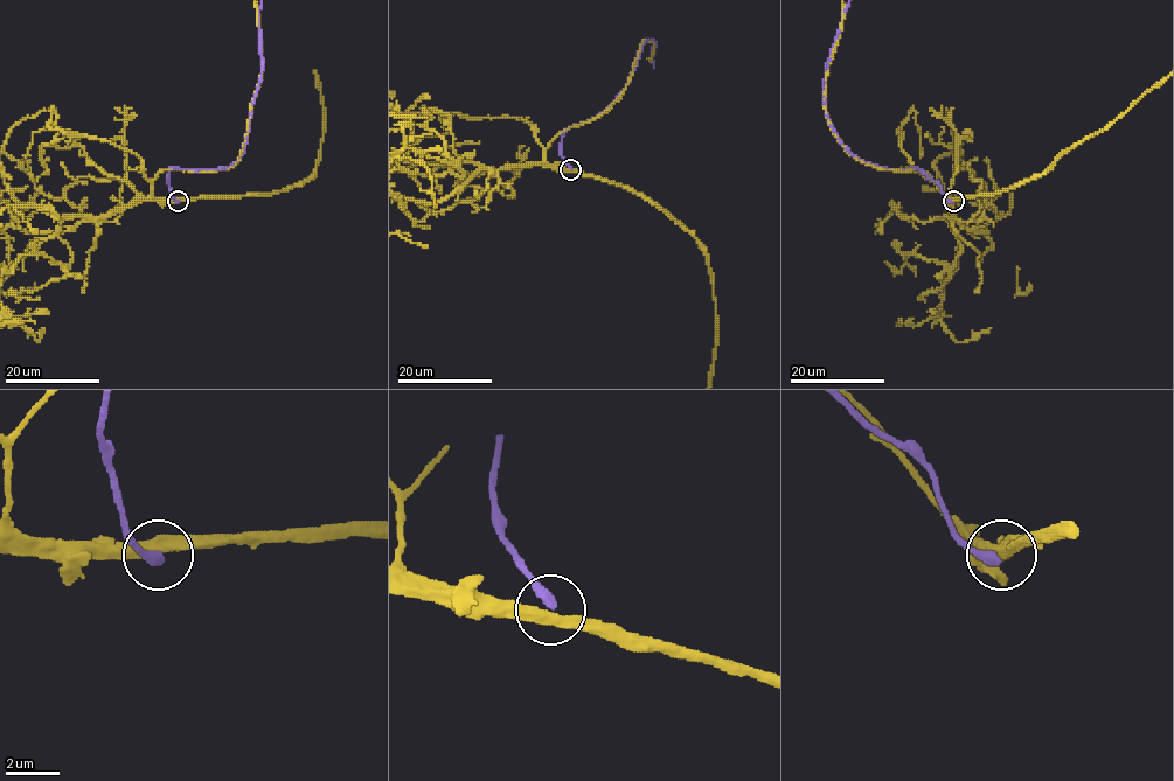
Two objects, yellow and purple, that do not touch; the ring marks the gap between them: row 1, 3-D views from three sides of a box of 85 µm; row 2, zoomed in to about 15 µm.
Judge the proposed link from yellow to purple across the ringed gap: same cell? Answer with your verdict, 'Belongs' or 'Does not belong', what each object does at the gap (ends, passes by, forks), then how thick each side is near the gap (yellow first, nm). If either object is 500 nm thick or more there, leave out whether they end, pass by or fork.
Does not belong. At the ring yellow passes by. At the ring purple ends. Thickness 440 nm (yellow) against 400 nm

